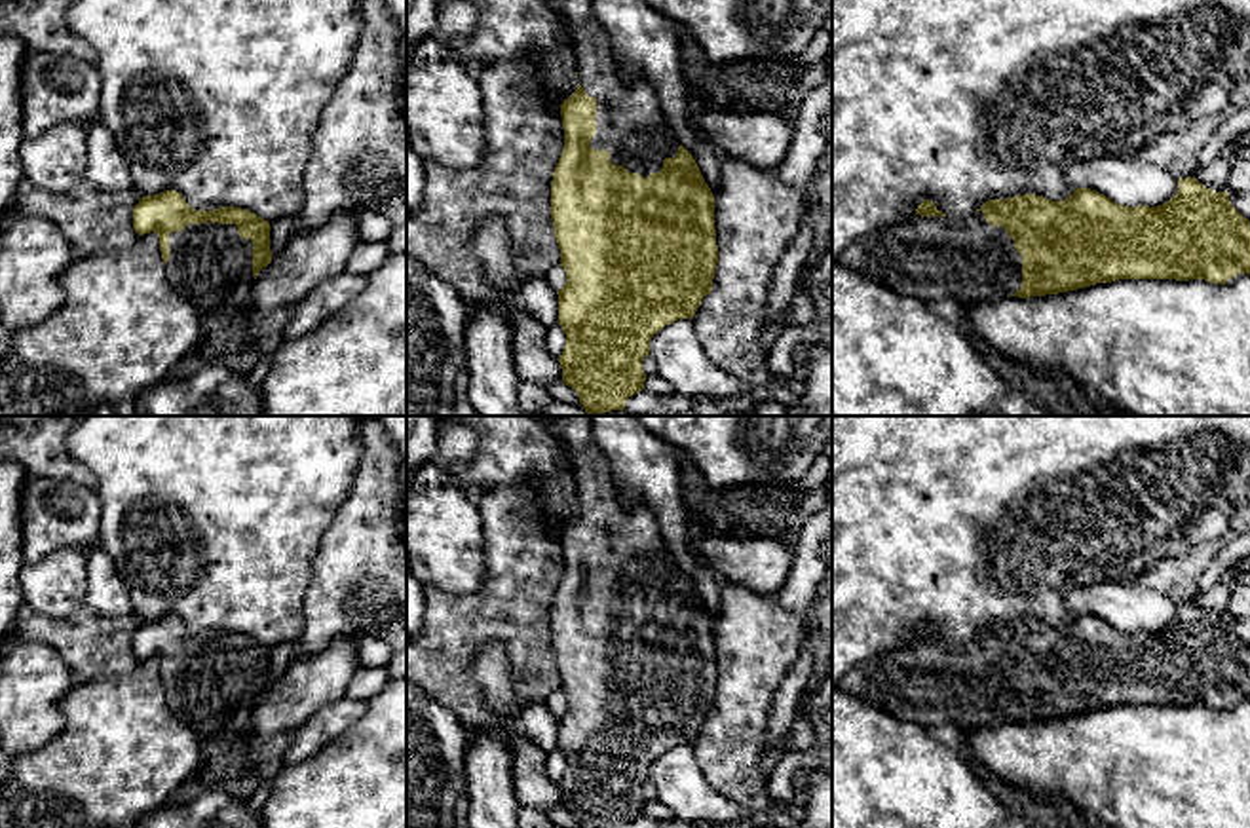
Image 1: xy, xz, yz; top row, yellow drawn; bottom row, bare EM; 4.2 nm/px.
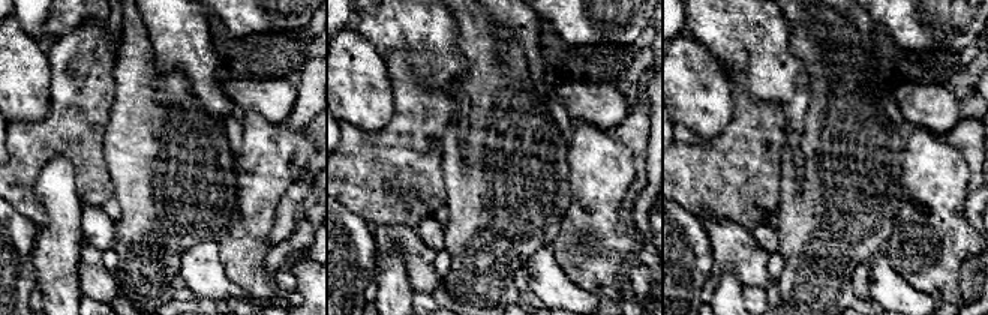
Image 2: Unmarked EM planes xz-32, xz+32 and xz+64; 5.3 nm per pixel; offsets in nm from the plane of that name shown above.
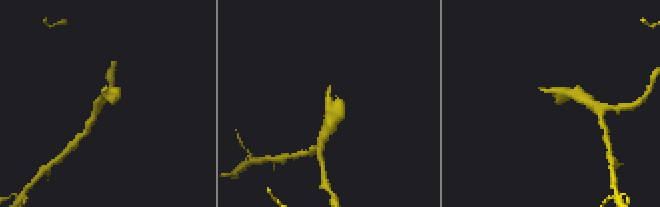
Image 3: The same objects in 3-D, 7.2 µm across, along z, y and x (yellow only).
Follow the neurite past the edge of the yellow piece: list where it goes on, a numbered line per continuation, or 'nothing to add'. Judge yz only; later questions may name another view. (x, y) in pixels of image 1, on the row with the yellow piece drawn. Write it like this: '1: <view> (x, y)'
1: yz (964, 257)

